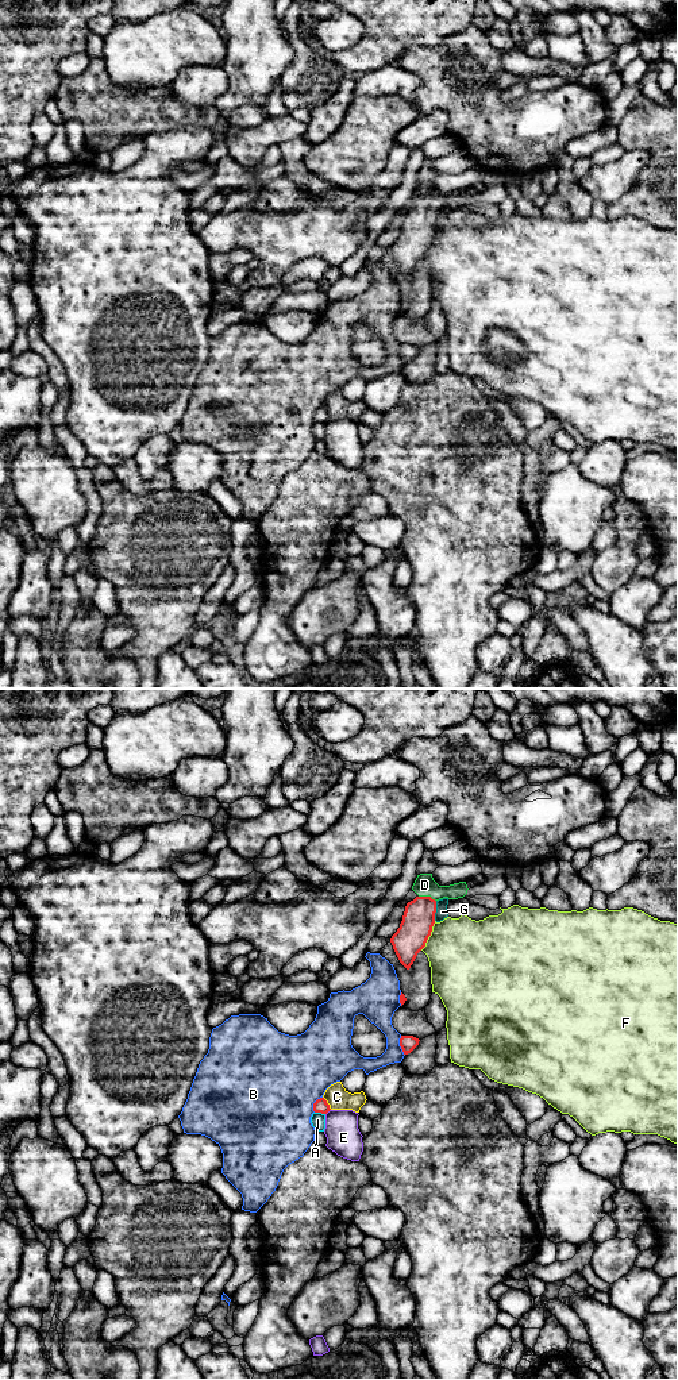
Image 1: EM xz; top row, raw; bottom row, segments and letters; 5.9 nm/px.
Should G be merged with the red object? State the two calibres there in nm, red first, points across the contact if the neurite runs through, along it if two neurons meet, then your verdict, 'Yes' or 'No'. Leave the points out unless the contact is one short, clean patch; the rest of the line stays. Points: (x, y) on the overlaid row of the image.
Thickness 190 nm (red) against 70 nm. Boundary: xz (436, 901), (434, 920). No

